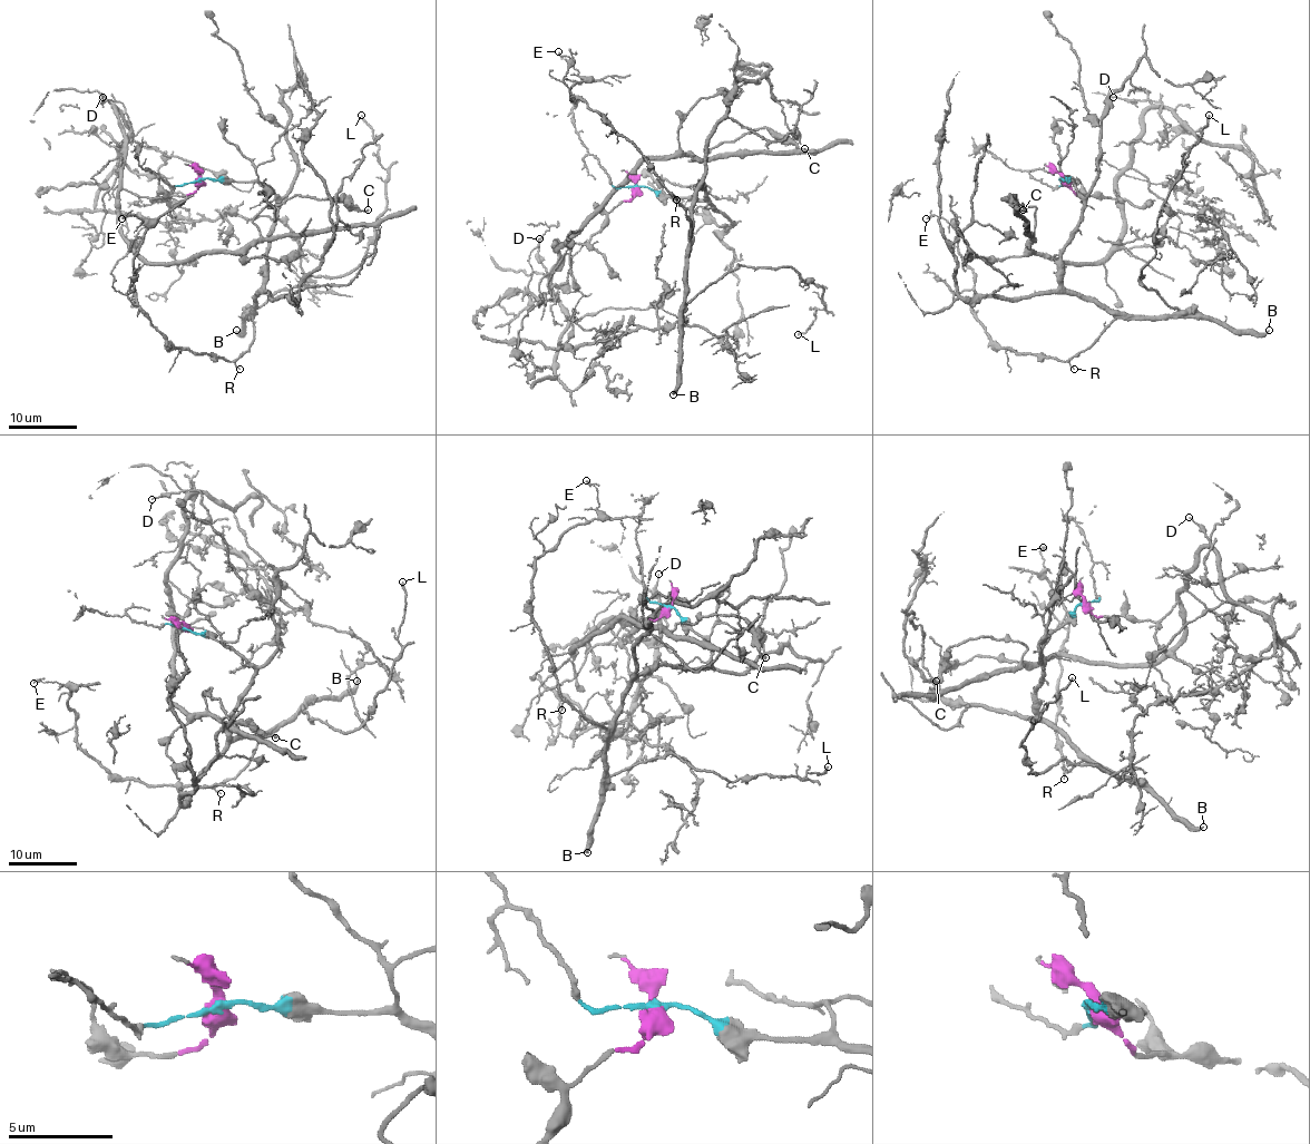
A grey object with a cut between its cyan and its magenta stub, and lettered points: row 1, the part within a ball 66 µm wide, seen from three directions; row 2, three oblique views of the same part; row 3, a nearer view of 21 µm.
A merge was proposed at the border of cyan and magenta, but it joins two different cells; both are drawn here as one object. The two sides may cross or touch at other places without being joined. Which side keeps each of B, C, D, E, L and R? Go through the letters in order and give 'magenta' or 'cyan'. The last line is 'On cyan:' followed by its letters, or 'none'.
B: cyan
C: magenta
D: magenta
E: cyan
L: cyan
R: cyan
On cyan: B, E, L, R

